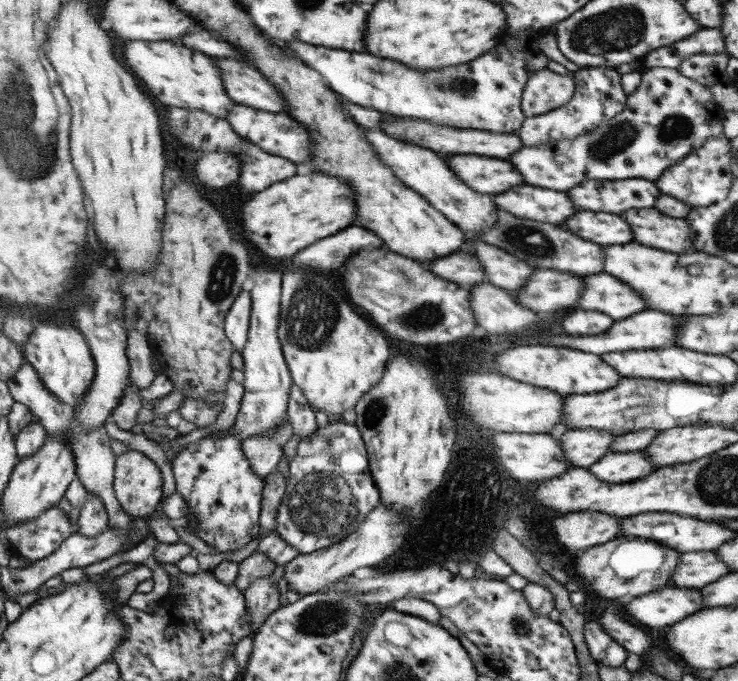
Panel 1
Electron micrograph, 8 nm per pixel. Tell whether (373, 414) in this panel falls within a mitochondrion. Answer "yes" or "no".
yes

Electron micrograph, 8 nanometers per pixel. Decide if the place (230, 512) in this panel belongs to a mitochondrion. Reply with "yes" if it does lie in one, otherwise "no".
no

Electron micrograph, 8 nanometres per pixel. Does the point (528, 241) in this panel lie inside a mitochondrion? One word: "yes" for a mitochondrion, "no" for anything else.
yes

